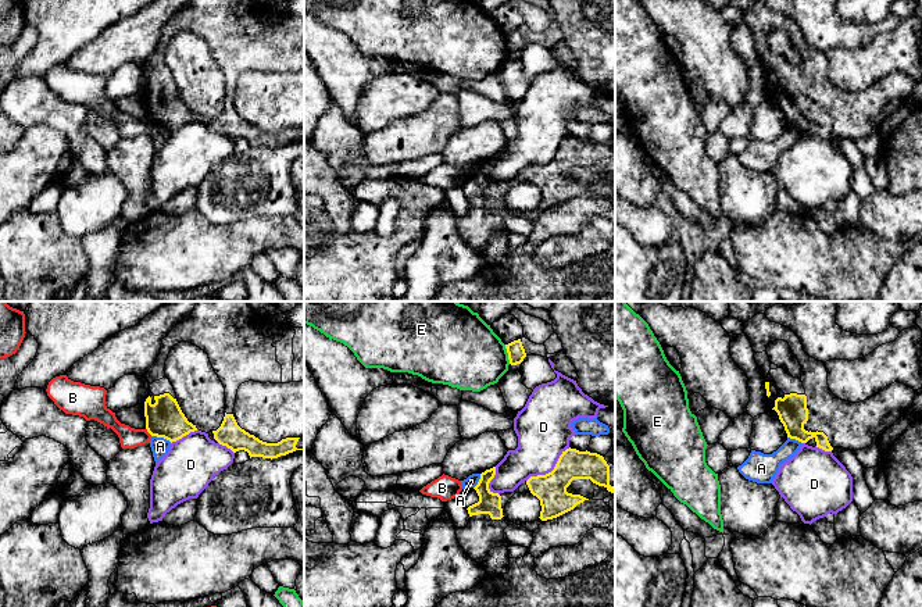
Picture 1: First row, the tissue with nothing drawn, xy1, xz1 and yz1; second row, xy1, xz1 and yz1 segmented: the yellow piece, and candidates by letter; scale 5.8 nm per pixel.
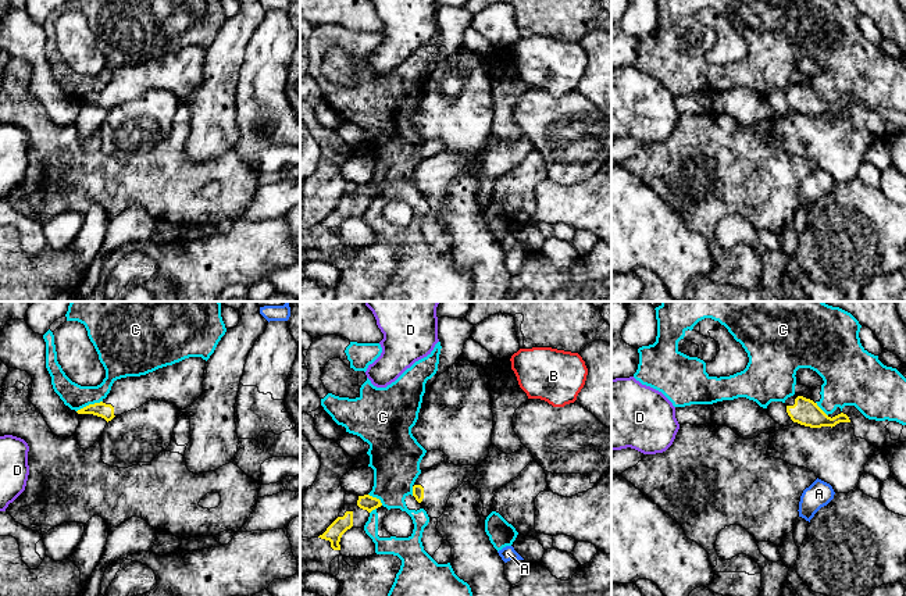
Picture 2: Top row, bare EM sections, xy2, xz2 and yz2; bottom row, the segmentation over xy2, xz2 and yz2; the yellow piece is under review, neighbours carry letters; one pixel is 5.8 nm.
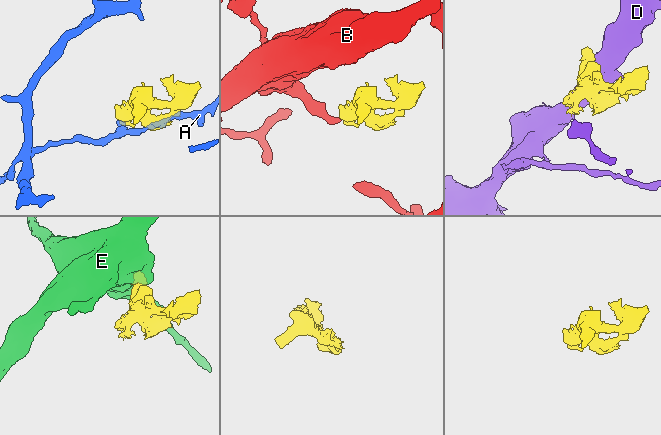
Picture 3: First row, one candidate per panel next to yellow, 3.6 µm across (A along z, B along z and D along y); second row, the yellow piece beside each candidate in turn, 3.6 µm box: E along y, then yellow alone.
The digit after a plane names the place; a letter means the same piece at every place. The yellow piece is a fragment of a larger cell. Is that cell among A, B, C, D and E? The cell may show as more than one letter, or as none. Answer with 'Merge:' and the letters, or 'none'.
Merge: none

